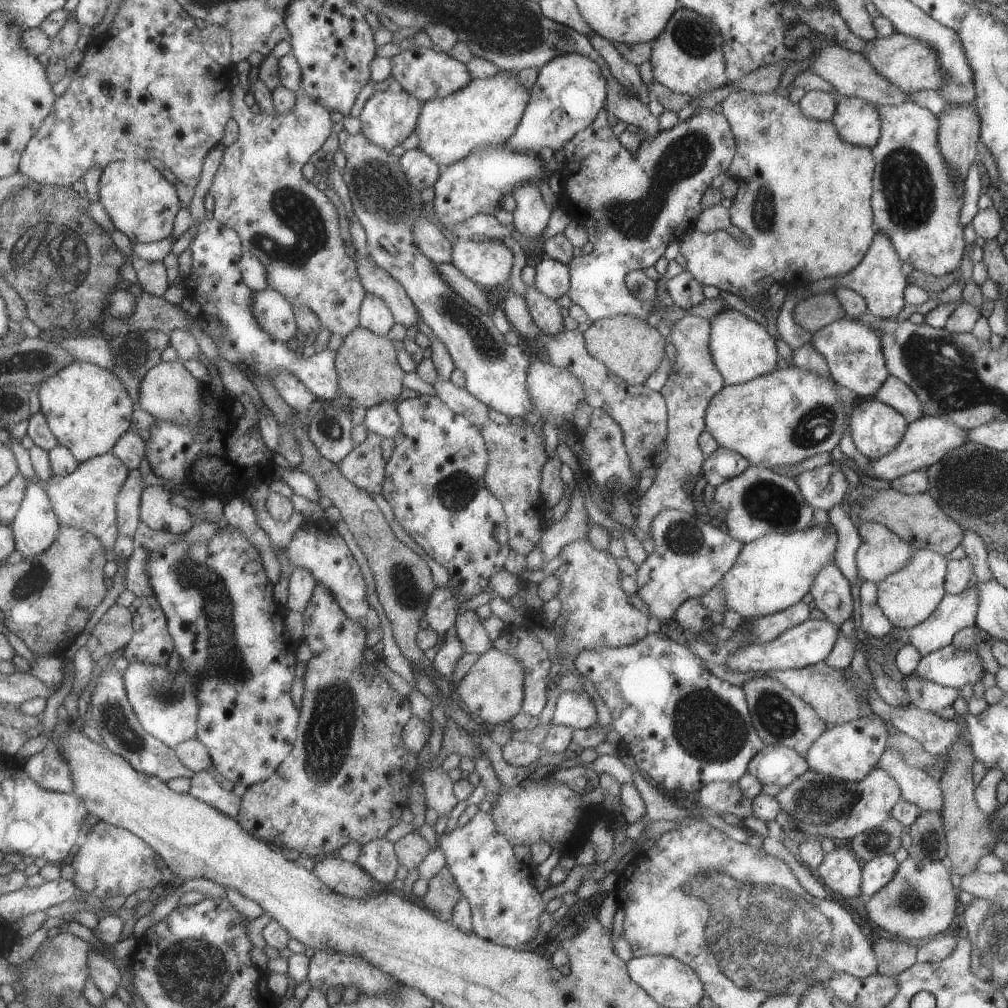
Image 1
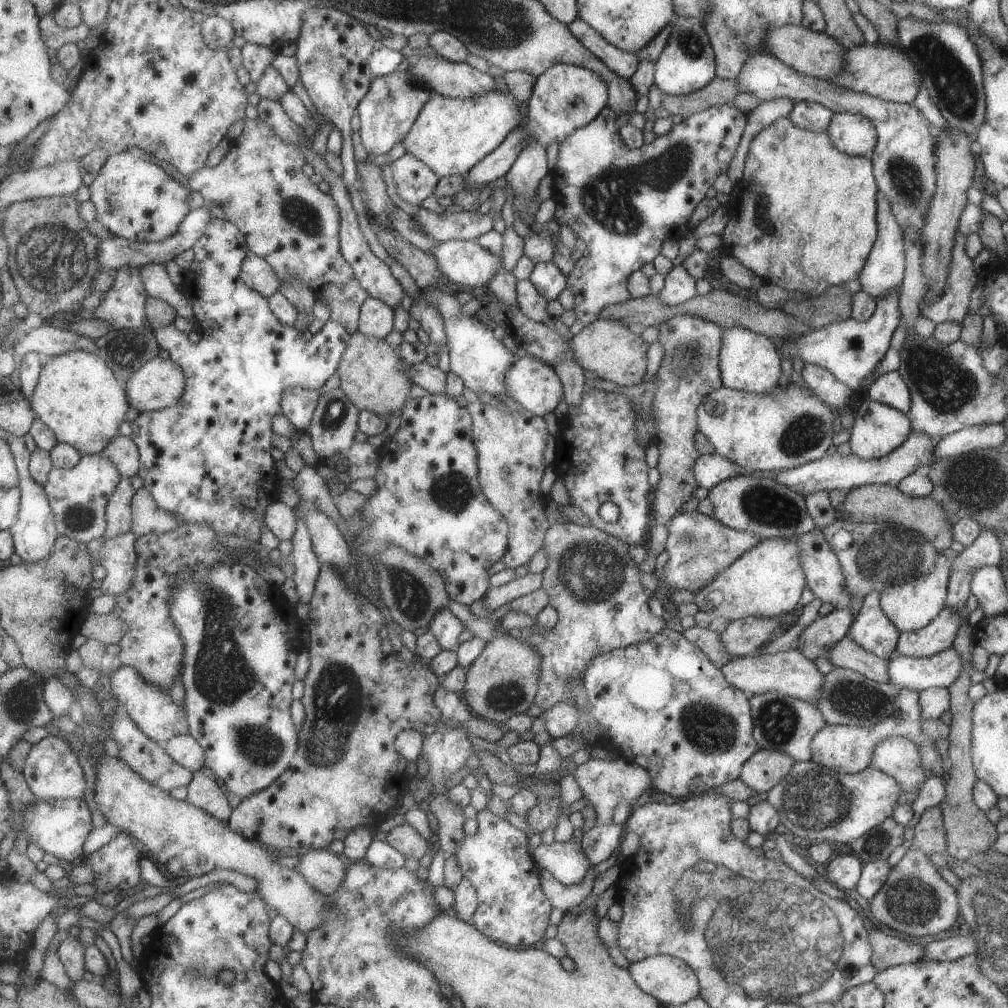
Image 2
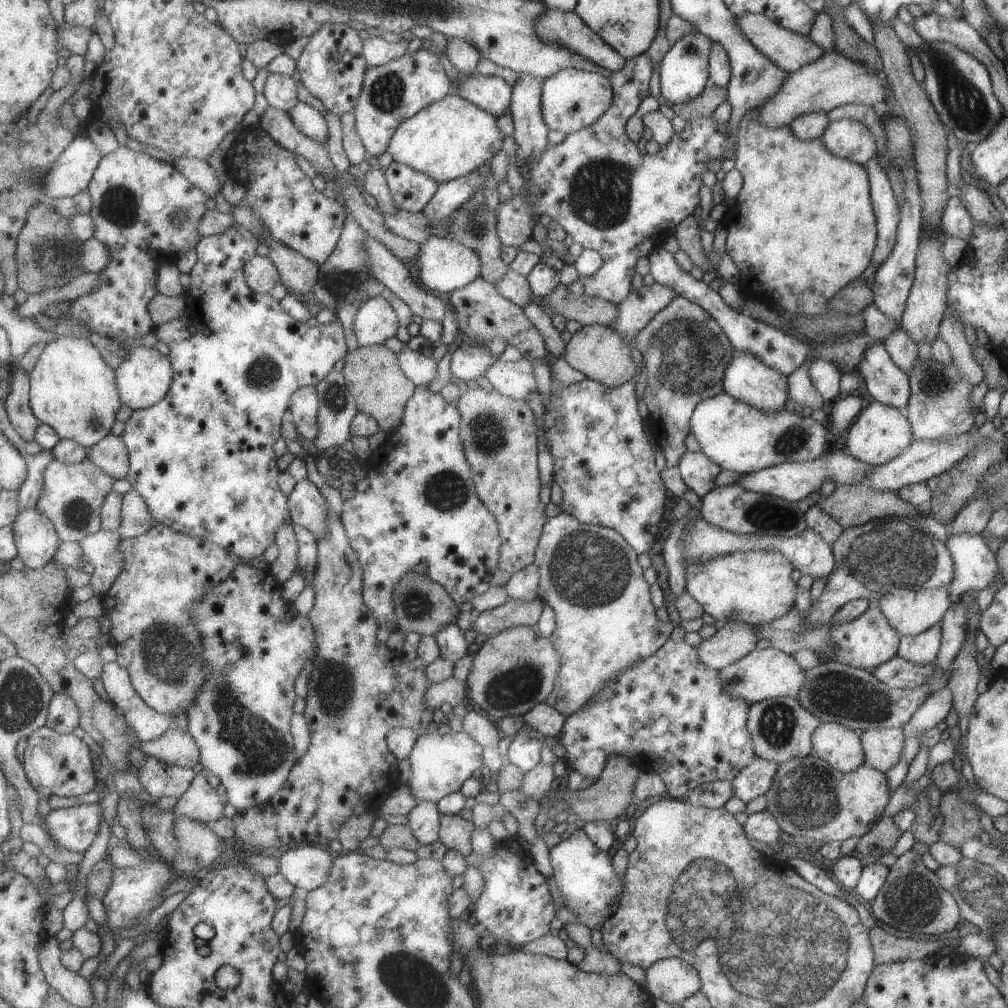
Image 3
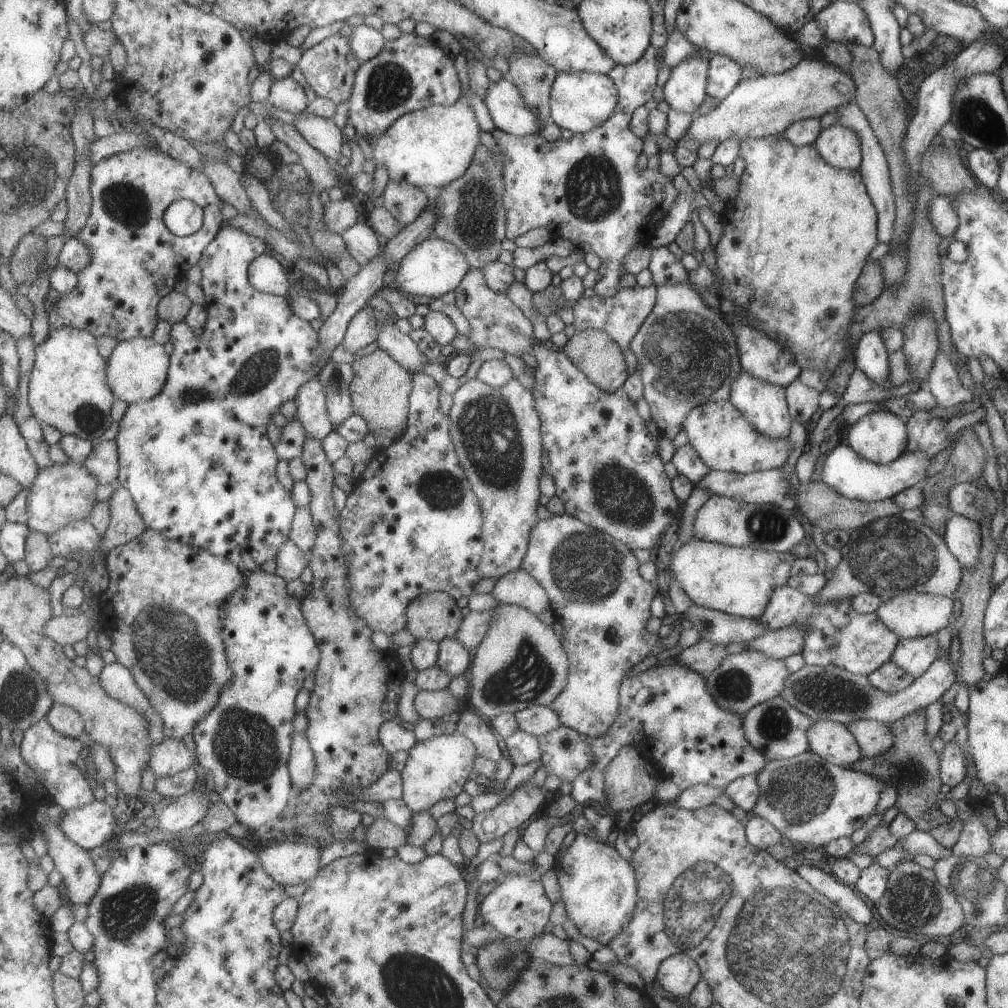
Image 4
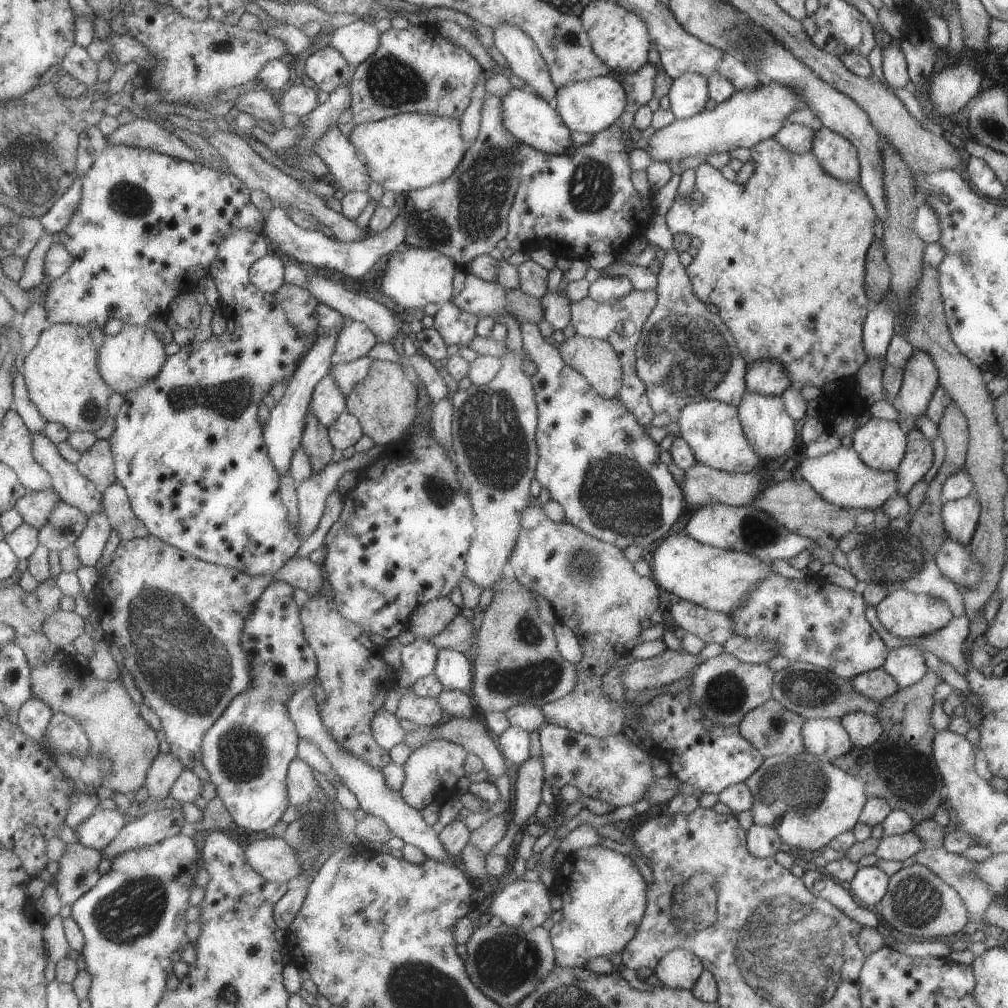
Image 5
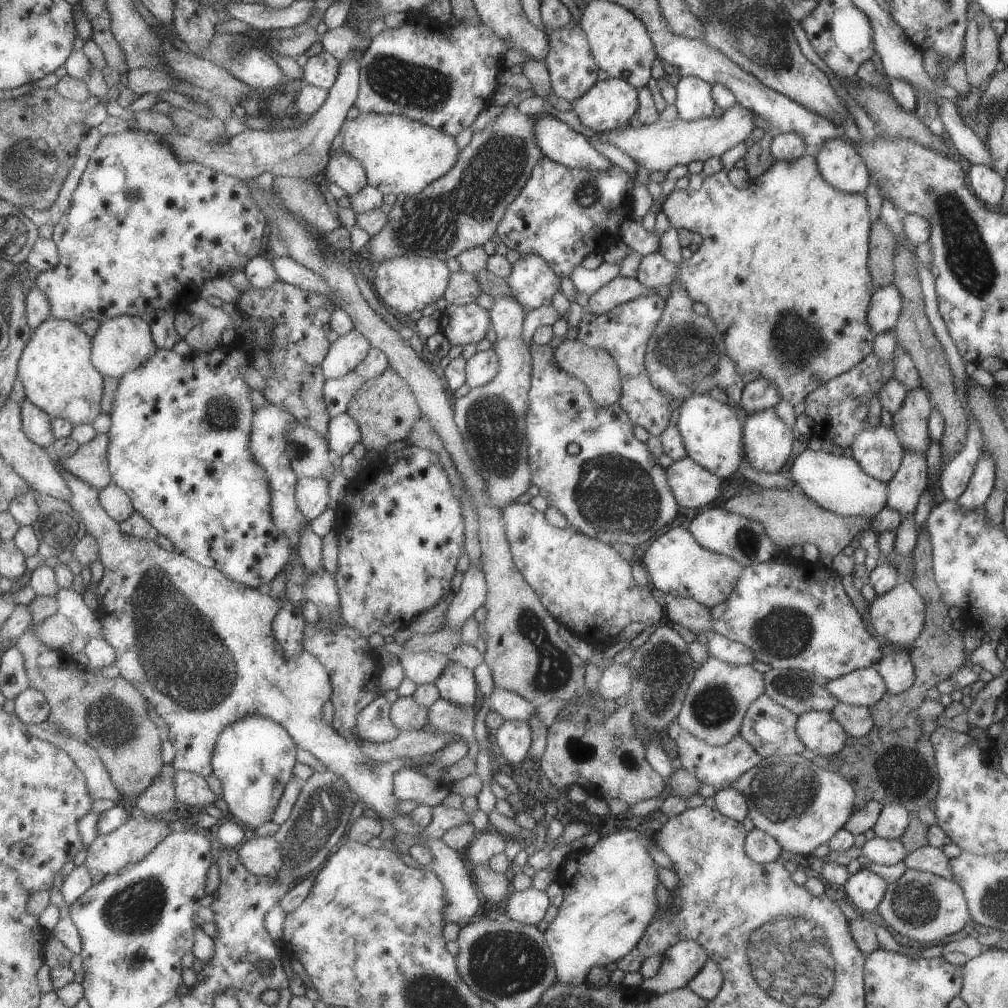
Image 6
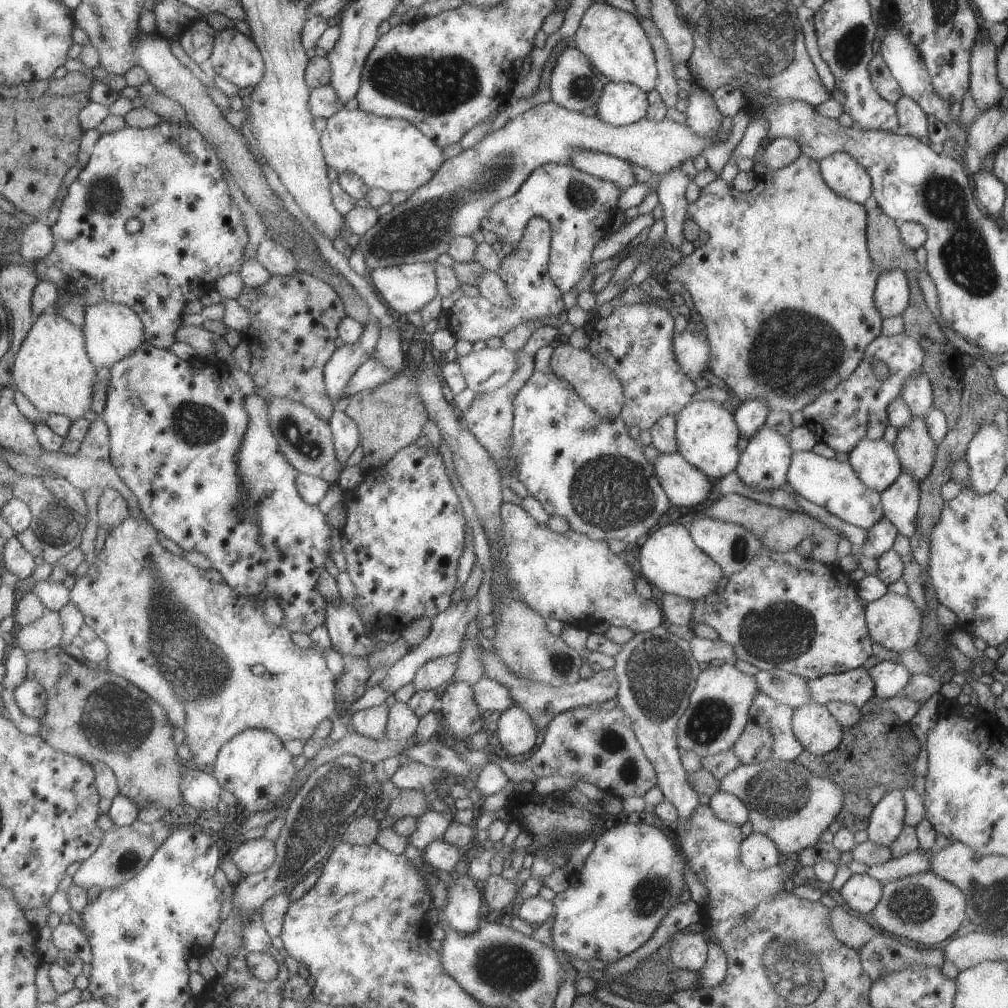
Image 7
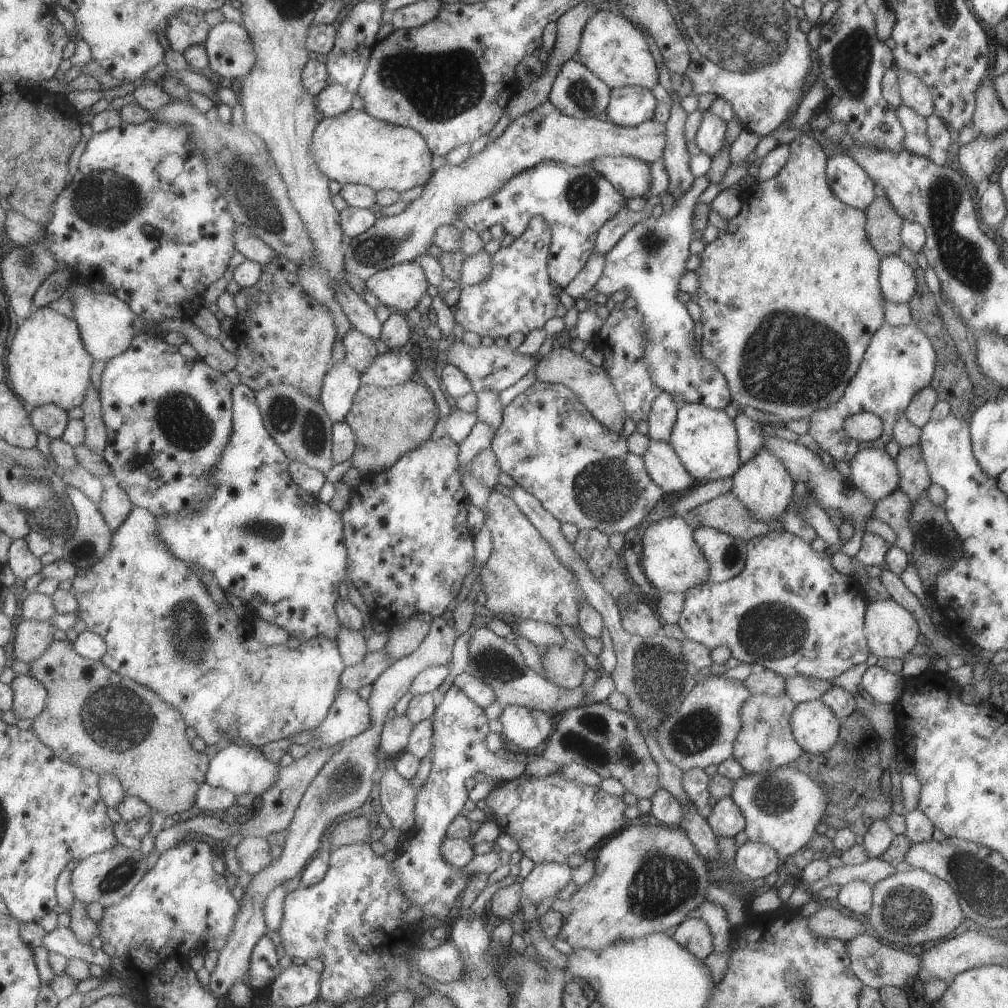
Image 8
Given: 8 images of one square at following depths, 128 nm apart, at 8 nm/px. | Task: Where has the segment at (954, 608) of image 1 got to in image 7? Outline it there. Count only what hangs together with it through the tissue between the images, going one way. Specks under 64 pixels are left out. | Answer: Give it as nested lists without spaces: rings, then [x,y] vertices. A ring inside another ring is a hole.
[[[883,660],[868,669],[874,682],[874,694],[879,699],[889,699],[902,695],[910,674],[901,663]]]

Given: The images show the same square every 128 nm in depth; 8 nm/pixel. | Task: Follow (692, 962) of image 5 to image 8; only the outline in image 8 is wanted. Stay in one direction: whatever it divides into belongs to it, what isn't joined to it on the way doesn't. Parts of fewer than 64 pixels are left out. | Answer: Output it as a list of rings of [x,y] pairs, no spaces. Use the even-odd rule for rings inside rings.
[[[685,919],[670,931],[672,939],[698,961],[712,952],[710,930],[697,919]]]

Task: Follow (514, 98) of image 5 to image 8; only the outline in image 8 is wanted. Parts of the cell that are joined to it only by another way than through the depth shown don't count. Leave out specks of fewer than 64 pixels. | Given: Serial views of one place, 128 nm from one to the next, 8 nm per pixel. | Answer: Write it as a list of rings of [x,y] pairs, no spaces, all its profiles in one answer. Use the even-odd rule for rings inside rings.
[[[623,155],[597,156],[587,164],[608,179],[625,198],[641,197],[649,188],[649,165],[640,159]]]

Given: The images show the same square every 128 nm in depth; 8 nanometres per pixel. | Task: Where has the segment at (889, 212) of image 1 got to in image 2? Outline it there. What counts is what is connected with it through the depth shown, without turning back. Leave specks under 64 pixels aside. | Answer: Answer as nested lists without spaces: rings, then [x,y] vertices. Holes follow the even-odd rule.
[[[757,48],[748,50],[748,58],[744,60],[735,80],[740,92],[753,93],[762,102],[779,97],[794,101],[811,101],[826,106],[832,113],[848,112],[868,118],[876,130],[876,143],[869,159],[877,192],[888,201],[890,213],[899,230],[905,232],[907,228],[913,228],[923,248],[924,240],[920,232],[927,207],[936,189],[935,129],[915,106],[850,91],[835,83],[798,73],[773,55]]]

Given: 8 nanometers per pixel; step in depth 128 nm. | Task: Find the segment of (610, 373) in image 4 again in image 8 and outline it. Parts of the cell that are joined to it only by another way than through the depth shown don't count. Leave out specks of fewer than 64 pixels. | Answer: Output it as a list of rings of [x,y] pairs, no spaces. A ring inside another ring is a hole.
[[[557,344],[554,349],[544,356],[537,364],[538,380],[550,383],[559,383],[572,388],[580,401],[592,413],[593,418],[599,419],[609,430],[621,430],[625,420],[625,410],[607,373],[600,367],[589,363],[582,355],[573,352],[564,344]]]

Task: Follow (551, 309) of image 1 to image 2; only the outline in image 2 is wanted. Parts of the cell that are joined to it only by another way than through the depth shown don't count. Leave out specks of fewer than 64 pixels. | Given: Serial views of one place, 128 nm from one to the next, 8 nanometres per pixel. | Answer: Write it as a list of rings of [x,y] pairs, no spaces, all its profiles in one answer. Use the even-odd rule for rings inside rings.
[[[531,279],[518,280],[518,306],[529,318],[538,323],[553,320],[549,314],[549,301]]]

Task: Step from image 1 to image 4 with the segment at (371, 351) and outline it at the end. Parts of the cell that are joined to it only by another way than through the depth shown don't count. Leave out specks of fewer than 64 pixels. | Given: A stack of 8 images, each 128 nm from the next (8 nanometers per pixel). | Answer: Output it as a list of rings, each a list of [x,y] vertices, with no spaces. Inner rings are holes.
[[[381,348],[352,362],[352,399],[354,412],[370,424],[371,433],[378,440],[378,448],[384,449],[401,440],[408,428],[410,398],[414,389],[414,376],[389,351]]]

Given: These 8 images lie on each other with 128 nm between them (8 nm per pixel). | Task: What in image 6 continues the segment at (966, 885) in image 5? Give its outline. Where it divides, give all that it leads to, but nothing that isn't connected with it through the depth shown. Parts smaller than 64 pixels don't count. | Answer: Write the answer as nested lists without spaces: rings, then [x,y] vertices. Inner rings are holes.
[[[929,844],[908,853],[903,858],[903,864],[907,870],[933,873],[947,880],[953,880],[954,878],[947,856],[940,848]]]

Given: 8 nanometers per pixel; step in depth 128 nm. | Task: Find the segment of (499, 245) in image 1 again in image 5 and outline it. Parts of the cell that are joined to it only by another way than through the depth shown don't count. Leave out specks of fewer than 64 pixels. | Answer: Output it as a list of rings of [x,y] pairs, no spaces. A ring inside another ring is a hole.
[[[409,246],[407,250],[397,251],[389,258],[388,265],[383,274],[381,274],[380,285],[383,293],[402,306],[404,312],[414,312],[419,308],[422,309],[423,306],[427,306],[429,302],[441,305],[453,300],[453,276],[455,276],[455,272],[459,269],[461,268],[454,258],[443,254],[437,249],[424,249]]]

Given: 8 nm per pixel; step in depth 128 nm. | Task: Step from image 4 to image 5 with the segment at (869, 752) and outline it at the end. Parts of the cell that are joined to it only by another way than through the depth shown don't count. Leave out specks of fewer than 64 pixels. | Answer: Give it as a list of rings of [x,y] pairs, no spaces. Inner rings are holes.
[[[861,711],[844,714],[839,722],[855,747],[871,746],[883,732],[882,724],[877,716]]]

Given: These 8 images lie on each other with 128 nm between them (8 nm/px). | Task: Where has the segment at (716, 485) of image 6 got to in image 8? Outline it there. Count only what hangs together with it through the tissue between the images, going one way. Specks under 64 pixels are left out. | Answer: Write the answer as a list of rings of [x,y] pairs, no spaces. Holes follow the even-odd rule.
[[[651,441],[642,457],[650,479],[665,494],[683,495],[697,485],[696,480],[683,468],[669,442]]]

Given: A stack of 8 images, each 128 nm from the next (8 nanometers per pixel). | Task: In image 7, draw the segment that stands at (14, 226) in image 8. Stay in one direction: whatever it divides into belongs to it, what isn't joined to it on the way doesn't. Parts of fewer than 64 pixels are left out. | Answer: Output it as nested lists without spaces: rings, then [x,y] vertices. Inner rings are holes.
[[[38,220],[27,226],[21,236],[21,253],[24,262],[39,263],[47,258],[55,246],[52,226],[47,226],[43,220]]]

